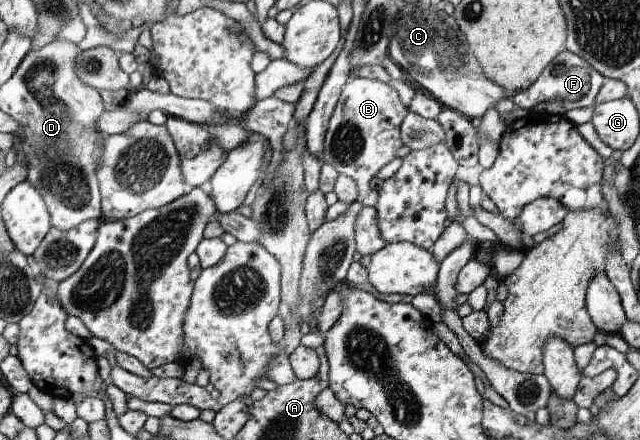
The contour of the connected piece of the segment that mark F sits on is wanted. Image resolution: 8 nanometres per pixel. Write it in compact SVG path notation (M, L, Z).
M564 48L549 62L539 75L536 82L529 88L517 92L512 100L517 106L531 110L539 102L561 102L565 110L587 108L595 105L595 98L605 84L607 78L601 76L586 60Z

